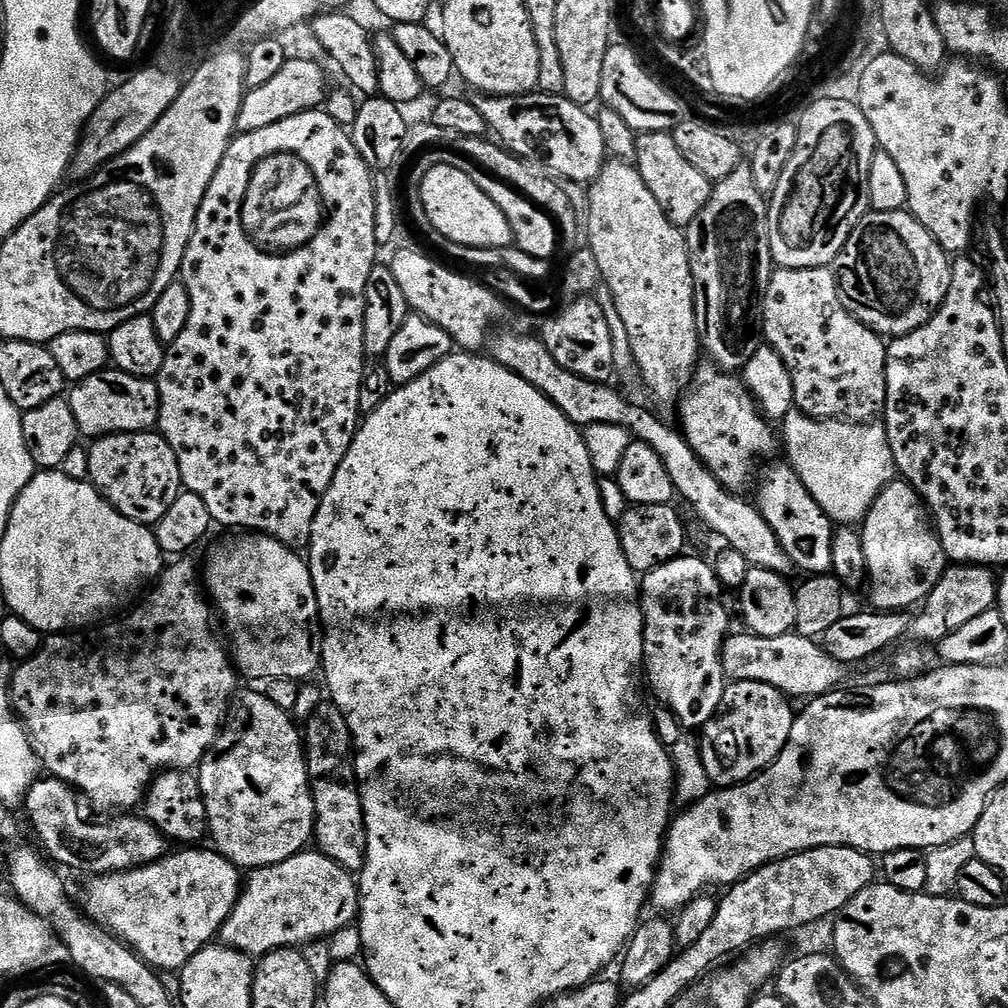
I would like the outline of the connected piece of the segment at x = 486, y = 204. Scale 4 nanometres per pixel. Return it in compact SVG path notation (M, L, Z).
M433 163L420 183L422 206L426 210L426 218L450 242L458 242L467 248L511 248L514 241L510 222L498 206L494 206L494 198L486 194L462 170L454 170L454 166Z

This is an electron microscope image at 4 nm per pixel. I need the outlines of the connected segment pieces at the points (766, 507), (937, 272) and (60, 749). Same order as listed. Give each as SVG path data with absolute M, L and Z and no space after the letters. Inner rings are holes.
M787 462L776 464L759 481L760 500L758 507L760 513L770 522L770 530L778 534L778 542L782 542L782 550L792 559L797 569L801 568L804 574L823 576L831 573L834 550L832 549L832 537L834 535L834 521L827 516L814 502L810 490L798 478L792 465Z
M869 211L854 226L846 246L837 254L834 261L836 285L840 287L840 301L852 316L879 332L881 337L895 338L905 336L918 326L922 326L942 306L946 290L950 290L950 270L952 260L943 246L912 217L911 212Z
M188 558L177 559L161 571L151 588L152 593L129 616L121 615L116 618L121 618L121 620L113 619L108 622L113 622L113 624L105 623L99 630L73 630L63 634L49 635L41 643L40 649L28 660L23 661L12 673L12 706L27 729L32 748L36 751L43 771L47 775L57 776L62 782L71 784L77 793L84 795L85 792L100 808L124 810L120 808L132 808L135 804L137 807L143 801L148 785L161 772L192 770L200 765L204 761L205 754L216 745L216 739L220 737L220 729L228 719L230 705L238 691L238 685L236 685L238 673L232 663L229 649L225 645L224 648L220 645L220 640L212 629L214 612L202 591L202 580L198 575L197 565L195 568Z

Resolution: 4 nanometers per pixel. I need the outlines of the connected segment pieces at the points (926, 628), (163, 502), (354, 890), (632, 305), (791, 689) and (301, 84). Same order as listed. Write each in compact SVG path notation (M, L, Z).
M949 565L934 590L922 602L920 614L911 622L909 637L920 642L937 644L969 620L995 607L998 580L989 567L981 565Z
M159 431L119 432L113 436L101 436L95 441L96 445L88 448L90 458L90 480L97 492L105 500L111 502L126 518L139 524L154 526L174 506L174 498L182 490L180 483L180 467L174 450L167 444Z
M305 850L294 854L290 858L286 858L286 862L278 862L274 866L266 866L265 868L254 868L247 873L246 879L243 881L240 897L234 906L234 910L230 914L230 918L226 918L226 922L220 927L218 937L219 943L224 944L228 948L233 948L239 952L245 952L248 956L259 958L266 955L267 952L273 952L279 948L295 948L297 946L305 946L316 940L331 938L338 930L353 927L357 923L360 915L360 885L357 877L353 873L347 872L342 866L338 866L338 862L334 862L334 858L326 858L326 854L322 854L319 850Z
M609 159L605 163L604 168L598 174L596 180L592 181L588 192L588 240L587 247L591 248L594 258L598 258L598 270L603 287L610 290L610 294L614 294L614 306L618 306L618 314L622 317L622 322L626 325L626 334L630 334L630 350L632 357L636 363L636 368L640 376L644 379L644 384L657 396L660 400L677 401L681 392L687 389L693 373L693 369L697 367L698 359L696 355L701 355L702 345L700 343L700 335L696 329L696 307L694 306L694 278L690 270L690 254L688 253L688 241L685 233L677 228L675 224L670 222L670 218L666 218L666 214L662 210L662 206L658 206L658 198L654 198L654 194L650 194L650 186L646 186L646 182L642 182L642 174L638 174L635 163L626 160Z
M747 630L741 633L741 636L729 635L720 650L724 674L729 681L766 682L789 698L824 696L827 692L837 691L845 683L843 682L845 665L836 661L824 649L823 643L815 639L799 636L795 631L782 634L778 638L753 636Z
M289 58L286 66L282 66L282 70L278 70L278 74L270 78L270 82L245 91L236 119L237 133L263 130L265 126L274 126L274 122L282 122L282 118L319 109L325 103L329 92L330 87L328 88L322 65L315 64L312 60Z

